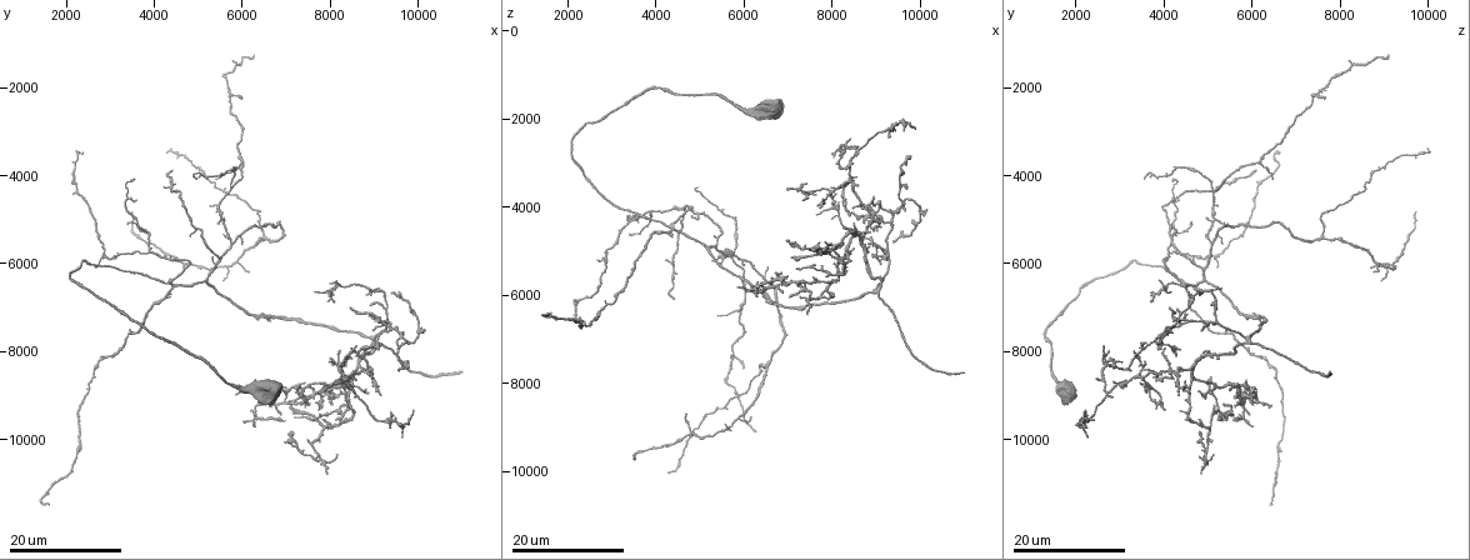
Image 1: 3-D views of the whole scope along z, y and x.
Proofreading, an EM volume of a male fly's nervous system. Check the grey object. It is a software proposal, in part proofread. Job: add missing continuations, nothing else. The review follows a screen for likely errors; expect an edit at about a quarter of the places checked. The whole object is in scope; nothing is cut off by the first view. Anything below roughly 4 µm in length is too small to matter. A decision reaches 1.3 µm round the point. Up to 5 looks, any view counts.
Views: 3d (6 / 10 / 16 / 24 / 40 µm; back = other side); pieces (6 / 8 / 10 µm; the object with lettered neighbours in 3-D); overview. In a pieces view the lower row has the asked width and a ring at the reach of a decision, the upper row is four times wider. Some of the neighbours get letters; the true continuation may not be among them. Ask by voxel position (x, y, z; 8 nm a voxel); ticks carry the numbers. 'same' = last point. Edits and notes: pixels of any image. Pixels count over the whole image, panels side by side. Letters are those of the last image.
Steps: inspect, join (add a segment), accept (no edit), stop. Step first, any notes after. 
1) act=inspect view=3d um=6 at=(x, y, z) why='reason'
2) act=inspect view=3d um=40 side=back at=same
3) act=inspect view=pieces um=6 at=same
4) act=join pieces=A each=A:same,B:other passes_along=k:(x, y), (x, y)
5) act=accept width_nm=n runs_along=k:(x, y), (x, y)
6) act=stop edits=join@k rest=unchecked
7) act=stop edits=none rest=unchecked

act=inspect view=3d um=16 at=(6300, 1300, 9000) why='an open end'

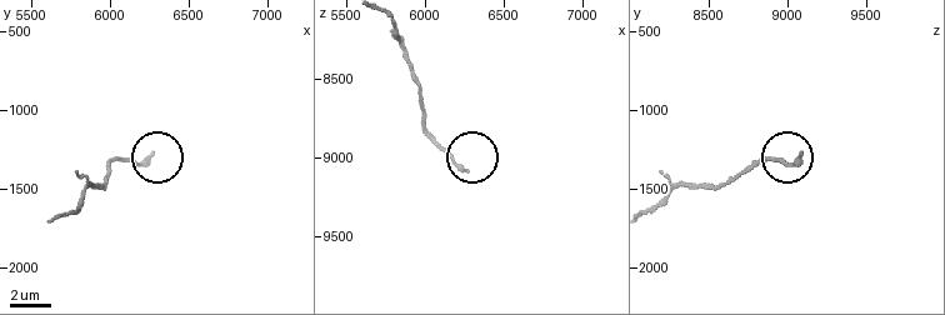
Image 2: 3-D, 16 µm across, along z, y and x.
act=inspect view=3d um=6 at=(6240, 1300, 9080)

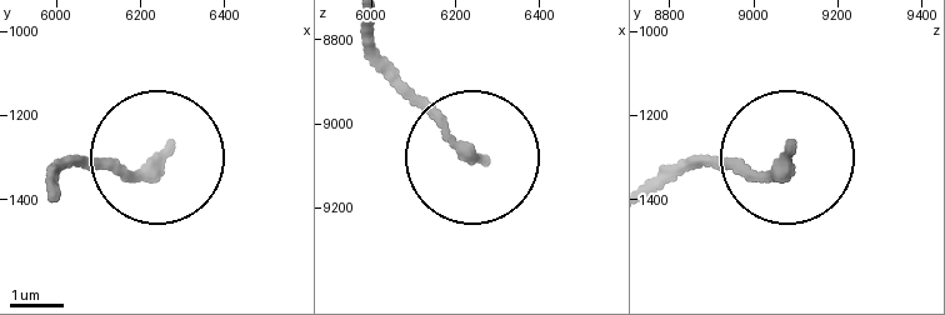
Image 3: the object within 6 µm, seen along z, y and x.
act=inspect view=pieces um=6 at=(6250, 1290, 9085) why='what lies round it'

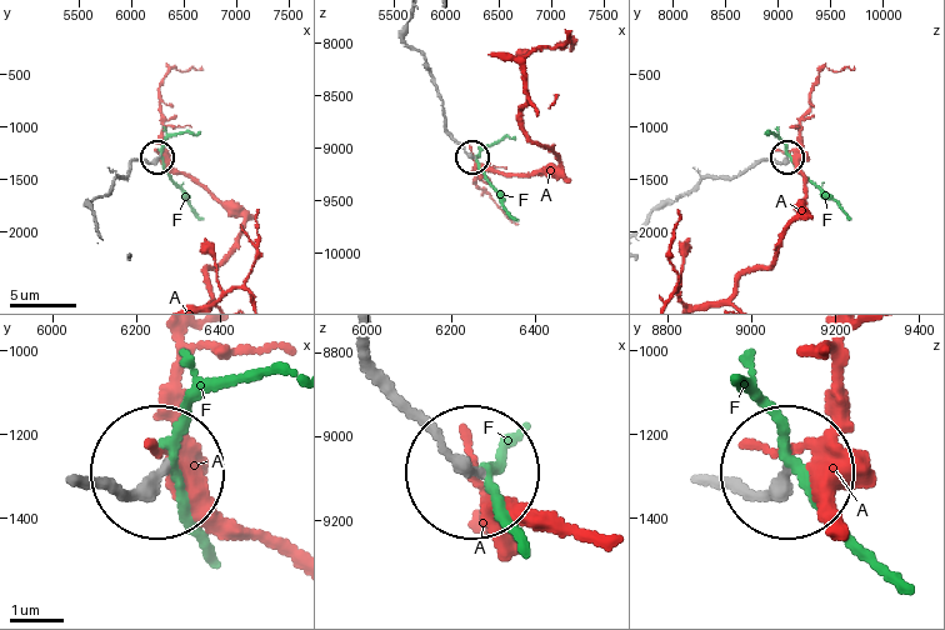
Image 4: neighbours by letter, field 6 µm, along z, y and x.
act=accept each=A:other,F:other found='no lettered segment goes on from it'

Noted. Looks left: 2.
act=inspect view=3d um=24 at=(4450, 3850, 6100) why='free end'

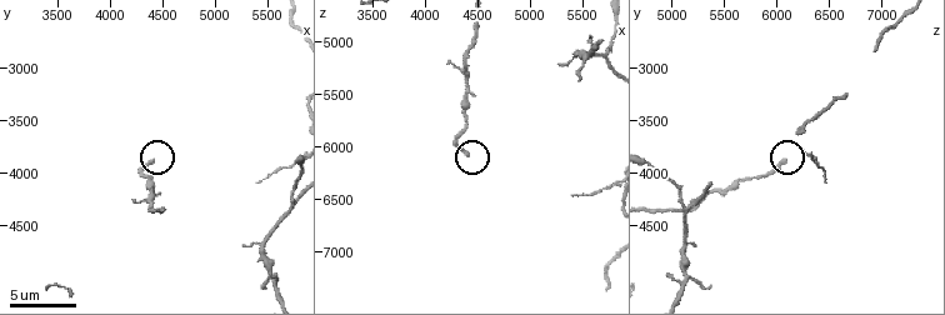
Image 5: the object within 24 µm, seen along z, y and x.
act=inspect view=pieces um=6 at=(4400, 3900, 6060)

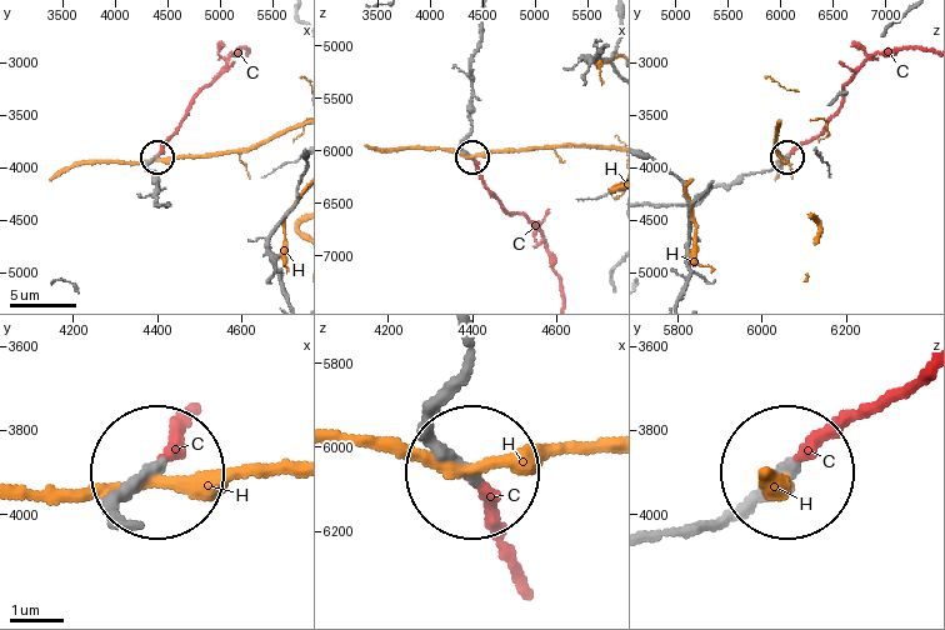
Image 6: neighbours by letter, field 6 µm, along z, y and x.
act=join pieces=C each=C:same,H:other passes_along=6:(469, 124), (464, 149), (503, 206), (536, 230), (560, 294) found='it goes on there'

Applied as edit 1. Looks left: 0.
act=stop edits=join@6 rest=unchecked

